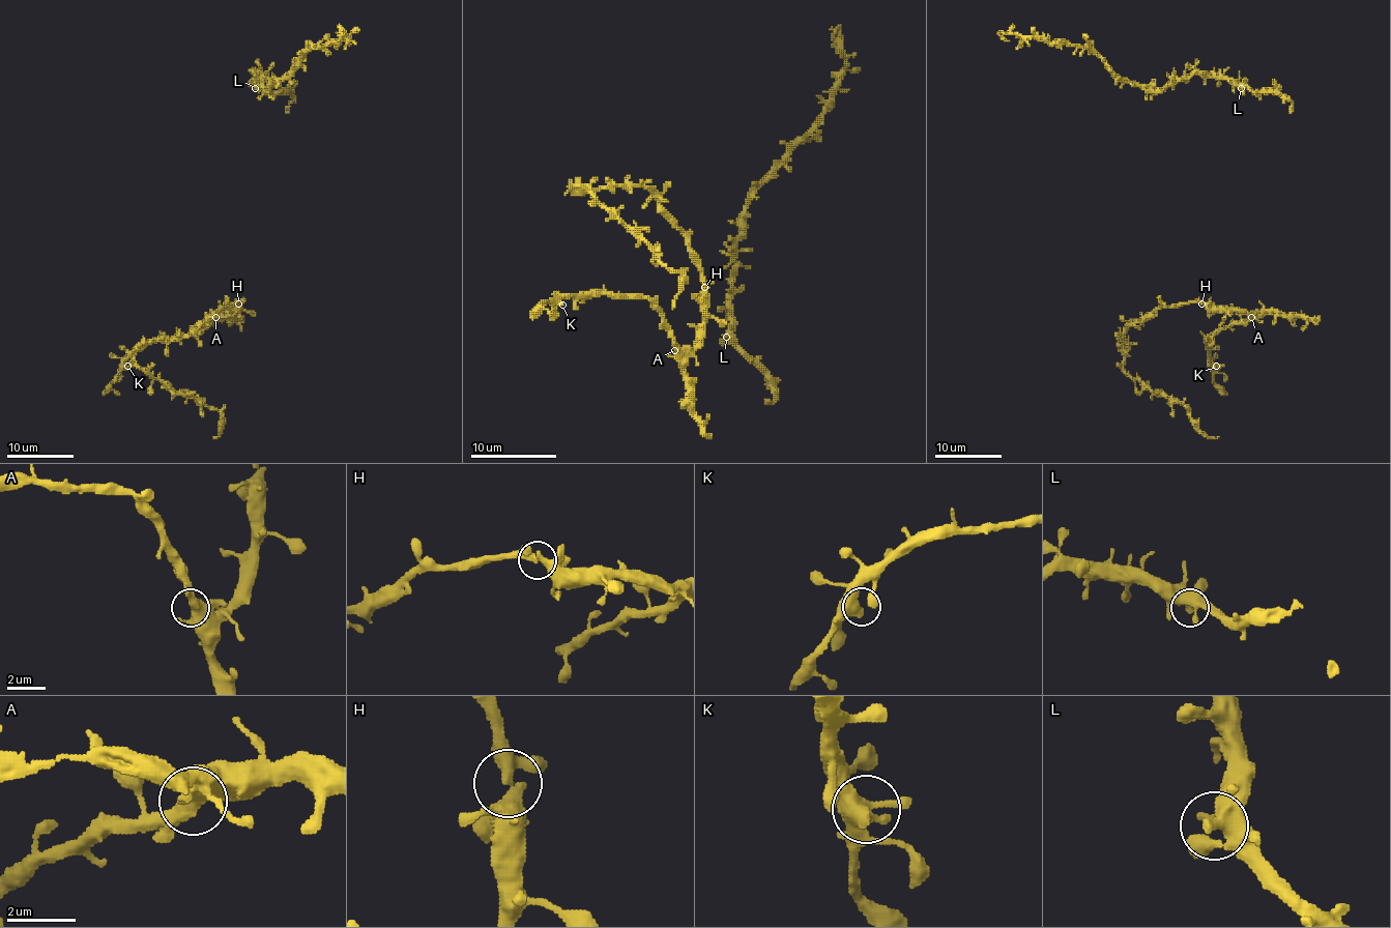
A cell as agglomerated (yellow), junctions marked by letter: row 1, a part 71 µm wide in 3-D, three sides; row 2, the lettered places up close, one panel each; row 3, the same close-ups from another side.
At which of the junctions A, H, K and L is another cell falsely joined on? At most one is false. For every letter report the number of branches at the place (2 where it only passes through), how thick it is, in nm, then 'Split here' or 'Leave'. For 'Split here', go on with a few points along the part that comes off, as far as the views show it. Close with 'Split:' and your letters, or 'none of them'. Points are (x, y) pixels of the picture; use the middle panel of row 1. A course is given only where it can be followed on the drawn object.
A: Branches: 3. Thickness 480 nm. Leave
H: Branches: 3. Thickness 360 nm. Leave
K: Branches: 3. Thickness 360 nm. Leave
L: Branches: 3. Thickness 320 nm. Leave
Split: none of them

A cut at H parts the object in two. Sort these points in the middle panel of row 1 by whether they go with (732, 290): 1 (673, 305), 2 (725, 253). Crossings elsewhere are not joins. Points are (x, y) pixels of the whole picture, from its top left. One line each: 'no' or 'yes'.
1: no
2: yes

